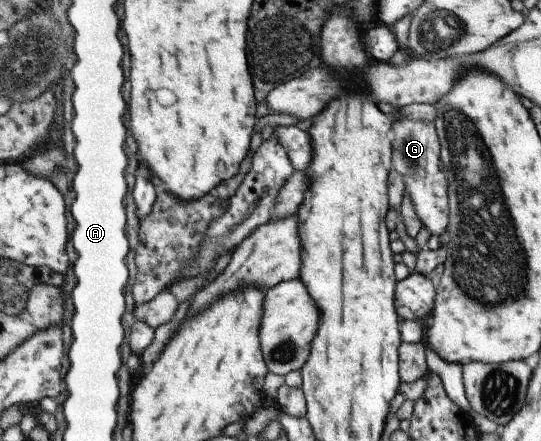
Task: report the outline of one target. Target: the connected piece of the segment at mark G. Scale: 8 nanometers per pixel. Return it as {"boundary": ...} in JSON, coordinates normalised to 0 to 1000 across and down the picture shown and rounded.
{"boundary":[[[752,272],[726,274],[721,288],[723,379],[741,395],[747,429],[765,465],[765,481],[780,515],[787,515],[795,533],[815,533],[828,508],[826,408],[813,374],[813,329],[802,279]]]}

